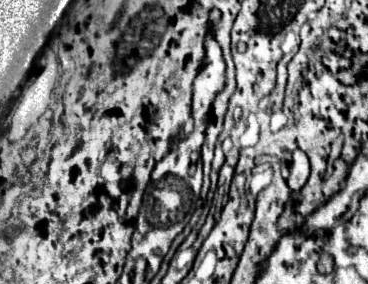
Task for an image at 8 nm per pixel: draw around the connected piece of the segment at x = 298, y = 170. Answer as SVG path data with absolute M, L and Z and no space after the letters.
M296 149L292 153L292 163L290 163L290 175L288 175L288 187L292 191L300 191L300 187L306 183L310 175L310 165L308 165L308 157L304 151Z

